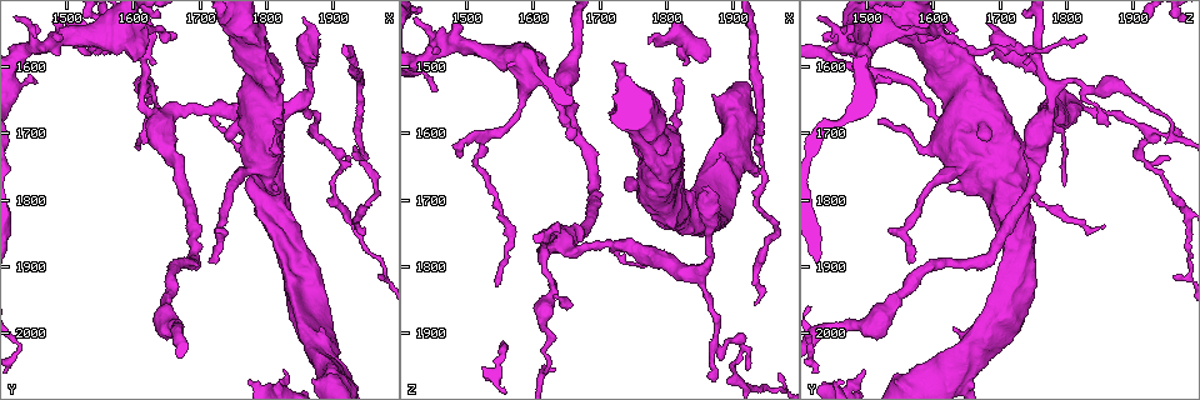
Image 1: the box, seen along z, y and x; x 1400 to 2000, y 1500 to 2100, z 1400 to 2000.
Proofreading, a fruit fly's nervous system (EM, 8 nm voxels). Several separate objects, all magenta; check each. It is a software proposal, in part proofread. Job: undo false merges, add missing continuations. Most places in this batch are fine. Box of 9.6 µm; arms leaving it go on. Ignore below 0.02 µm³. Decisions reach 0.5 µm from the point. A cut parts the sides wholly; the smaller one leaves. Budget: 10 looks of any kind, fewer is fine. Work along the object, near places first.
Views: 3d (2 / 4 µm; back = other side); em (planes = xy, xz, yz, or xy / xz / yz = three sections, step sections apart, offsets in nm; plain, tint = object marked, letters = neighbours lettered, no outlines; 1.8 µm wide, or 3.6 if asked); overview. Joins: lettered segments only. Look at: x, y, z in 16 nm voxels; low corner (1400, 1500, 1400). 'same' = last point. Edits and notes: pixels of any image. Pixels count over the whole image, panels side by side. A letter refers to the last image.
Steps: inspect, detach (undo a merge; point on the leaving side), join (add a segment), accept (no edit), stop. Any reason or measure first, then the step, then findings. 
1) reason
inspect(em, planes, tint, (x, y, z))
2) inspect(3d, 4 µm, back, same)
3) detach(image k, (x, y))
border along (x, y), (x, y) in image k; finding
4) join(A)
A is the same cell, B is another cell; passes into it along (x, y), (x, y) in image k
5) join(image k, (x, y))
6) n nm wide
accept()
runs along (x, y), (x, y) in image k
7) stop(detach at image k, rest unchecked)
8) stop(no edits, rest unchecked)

calibre changes
inspect(3d, 2 µm, (1630, 1630, 1830))

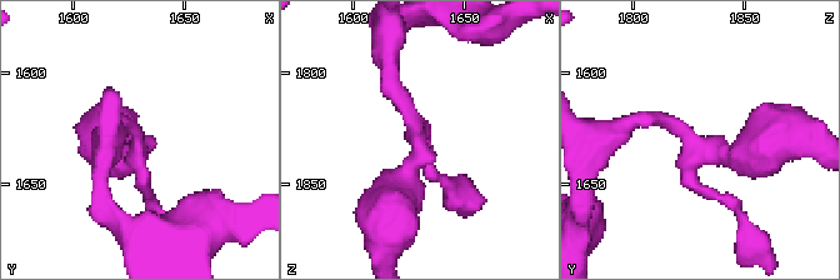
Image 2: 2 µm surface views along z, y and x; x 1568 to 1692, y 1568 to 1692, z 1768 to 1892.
now the EM
inspect(em, xy, step 16, tint, (1629, 1632, 1827))

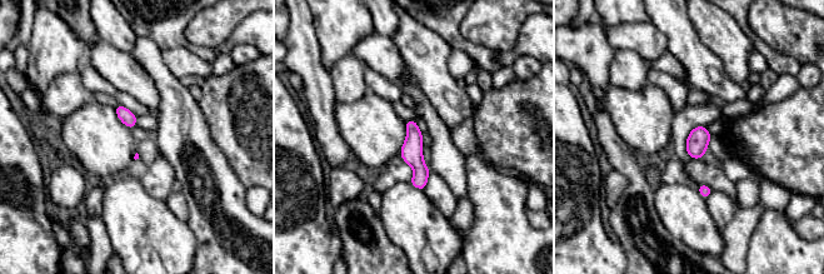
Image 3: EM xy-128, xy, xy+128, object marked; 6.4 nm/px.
inspect(em, xz, step 8, letters, same)

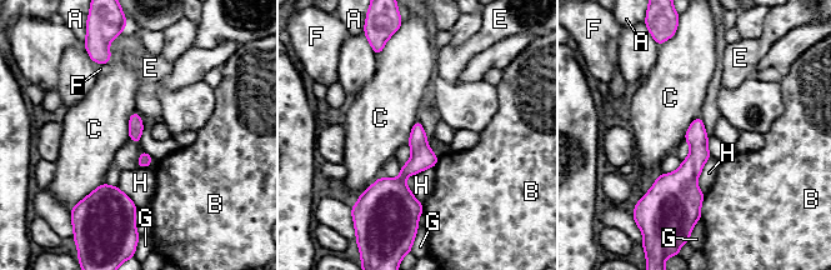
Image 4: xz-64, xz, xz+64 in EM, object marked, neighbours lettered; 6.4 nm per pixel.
accept()
A, B, C, E, F, G and H are other cells; runs along (417, 124), (417, 160), (401, 179), (411, 209) in image 4; continuous, no second neuron

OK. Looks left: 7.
free end
inspect(em, 3.6 µm, yz, step 4, tint, (1715, 1890, 1570))

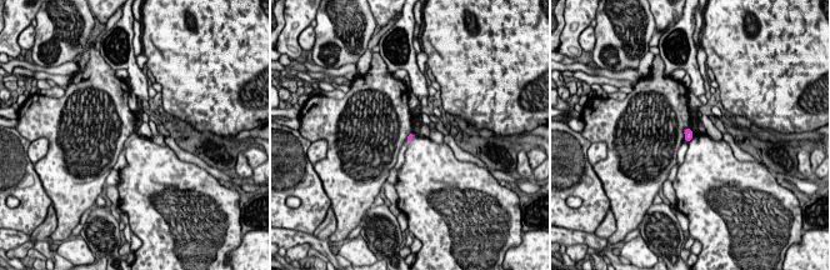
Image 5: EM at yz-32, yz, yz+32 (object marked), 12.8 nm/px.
cut it another way
inspect(em, 3.6 µm, planes, letters, same)

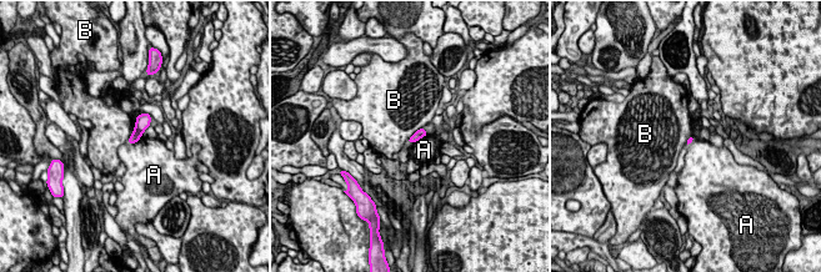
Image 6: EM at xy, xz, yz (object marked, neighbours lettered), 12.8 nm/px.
accept()
A and B are other cells; no lettered segment goes on from it

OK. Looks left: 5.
tapers out
inspect(em, xy, step 4, letters, (1490, 1540, 1635))

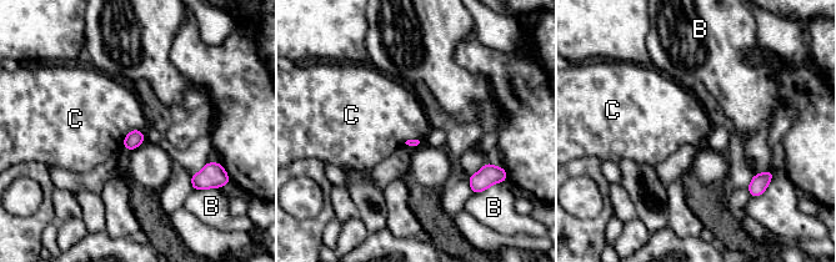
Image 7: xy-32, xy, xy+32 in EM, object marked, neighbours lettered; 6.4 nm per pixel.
cut it another way
inspect(em, planes, letters, same)

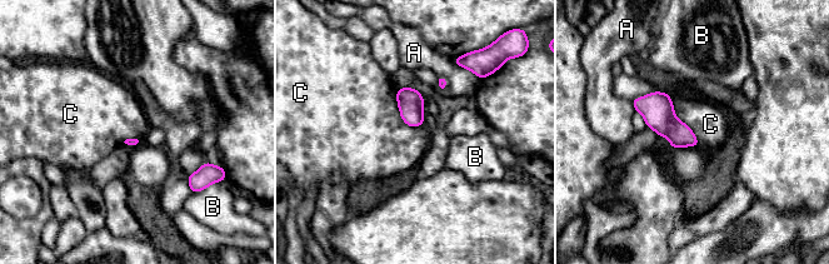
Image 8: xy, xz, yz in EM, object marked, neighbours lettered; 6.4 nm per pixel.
C touches over 380 nm
accept()
A, B and C are other cells; no lettered segment goes on from it

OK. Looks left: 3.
free end
inspect(3d, 2 µm, (1820, 2060, 1500))

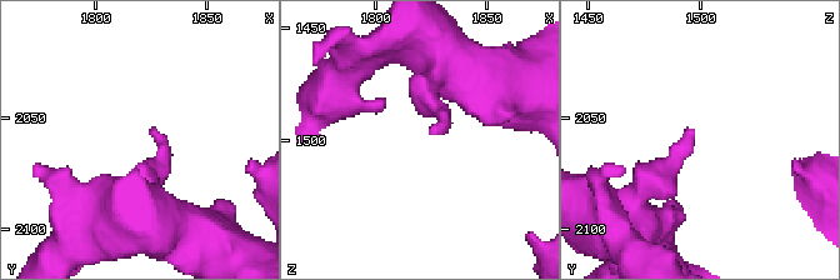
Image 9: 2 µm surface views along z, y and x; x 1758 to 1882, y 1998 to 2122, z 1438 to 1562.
now the EM
inspect(em, planes, letters, (1825, 2058, 1497))

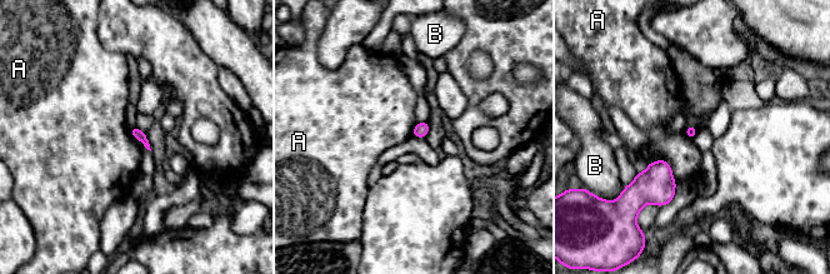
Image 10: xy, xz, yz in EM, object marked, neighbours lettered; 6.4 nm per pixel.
accept()
A and B are other cells; border along (661, 158), (669, 164), (676, 183) in image 10; no lettered segment goes on from it

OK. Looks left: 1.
stop(no edits, rest unchecked)

